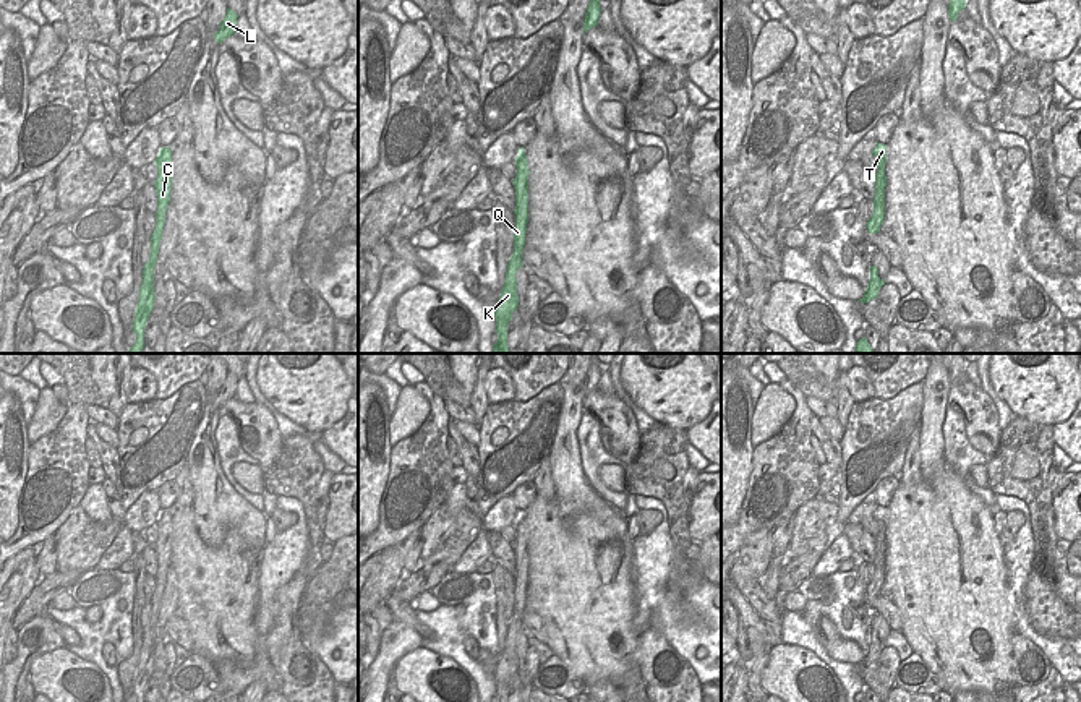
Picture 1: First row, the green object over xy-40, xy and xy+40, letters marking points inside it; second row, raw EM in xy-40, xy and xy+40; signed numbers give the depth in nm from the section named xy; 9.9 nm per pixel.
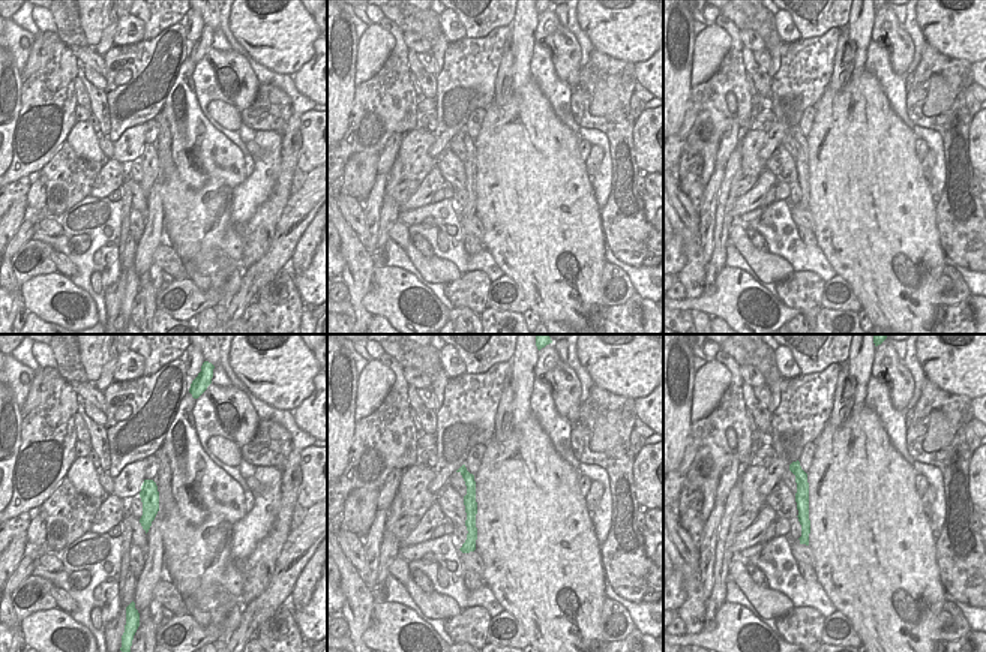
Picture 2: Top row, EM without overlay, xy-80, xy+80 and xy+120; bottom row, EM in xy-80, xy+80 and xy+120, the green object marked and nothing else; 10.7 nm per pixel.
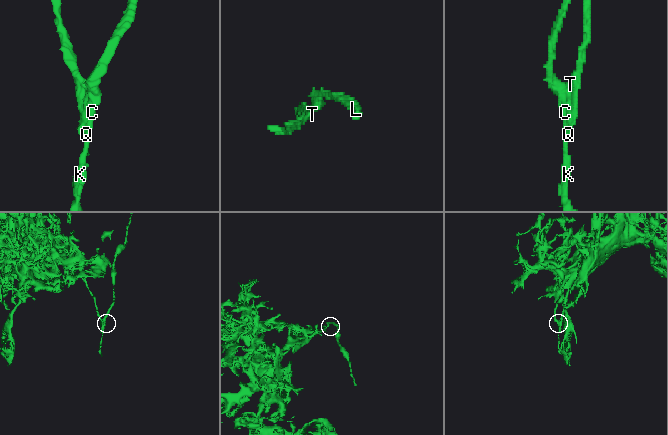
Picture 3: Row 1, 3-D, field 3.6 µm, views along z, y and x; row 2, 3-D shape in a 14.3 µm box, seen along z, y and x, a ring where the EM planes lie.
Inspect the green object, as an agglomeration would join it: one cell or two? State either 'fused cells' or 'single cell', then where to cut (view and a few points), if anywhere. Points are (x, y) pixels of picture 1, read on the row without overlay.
fused cells; cut in xy+40 along (882, 521), (884, 565)

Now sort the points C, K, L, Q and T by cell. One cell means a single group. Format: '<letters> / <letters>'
C K L Q / T

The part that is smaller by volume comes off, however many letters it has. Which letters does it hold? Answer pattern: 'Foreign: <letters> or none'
Foreign: C, K, L, Q

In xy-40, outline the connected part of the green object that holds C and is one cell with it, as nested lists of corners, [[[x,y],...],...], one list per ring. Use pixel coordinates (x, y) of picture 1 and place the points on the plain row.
[[[160,511],[156,524],[157,541],[154,545],[156,558],[157,558],[157,574],[156,574],[156,590],[151,598],[151,618],[149,624],[143,632],[143,645],[139,652],[139,661],[135,673],[133,683],[133,696],[136,702],[144,702],[146,686],[149,683],[151,674],[154,673],[154,631],[157,626],[159,610],[162,603],[162,593],[165,587],[165,574],[170,566],[170,553],[172,553],[172,514],[170,511]]]

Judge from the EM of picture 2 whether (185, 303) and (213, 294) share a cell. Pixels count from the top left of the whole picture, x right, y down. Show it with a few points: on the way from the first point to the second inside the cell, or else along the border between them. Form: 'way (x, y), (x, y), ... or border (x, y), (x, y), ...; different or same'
way (192, 300), (206, 299); same

